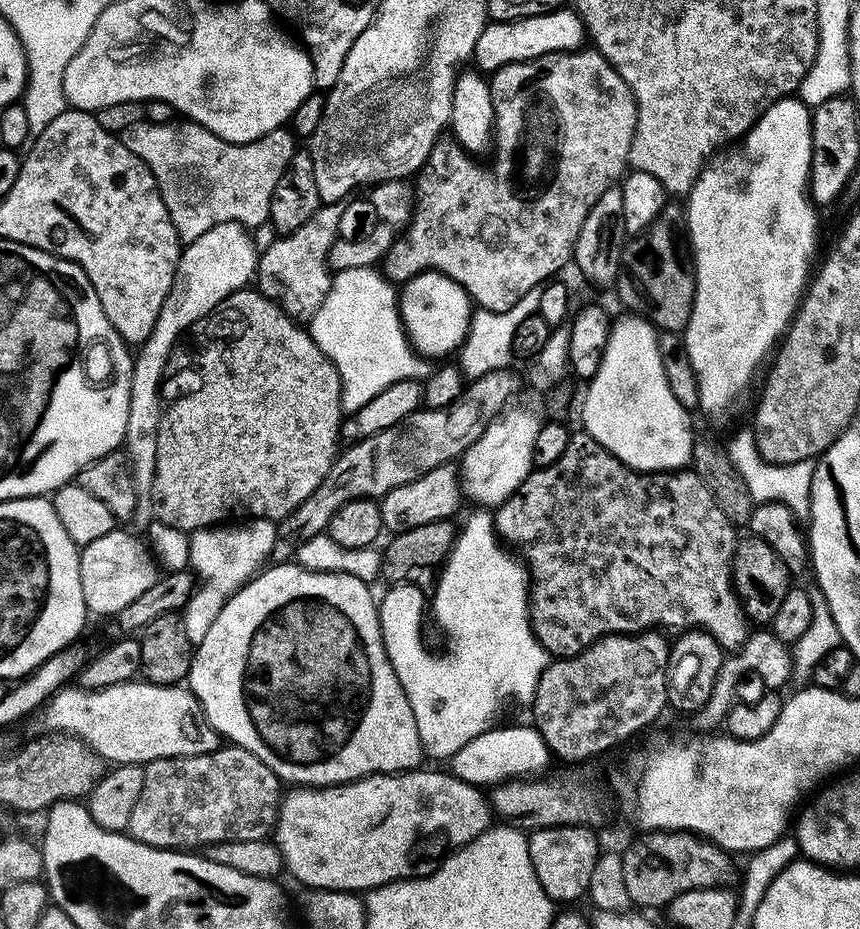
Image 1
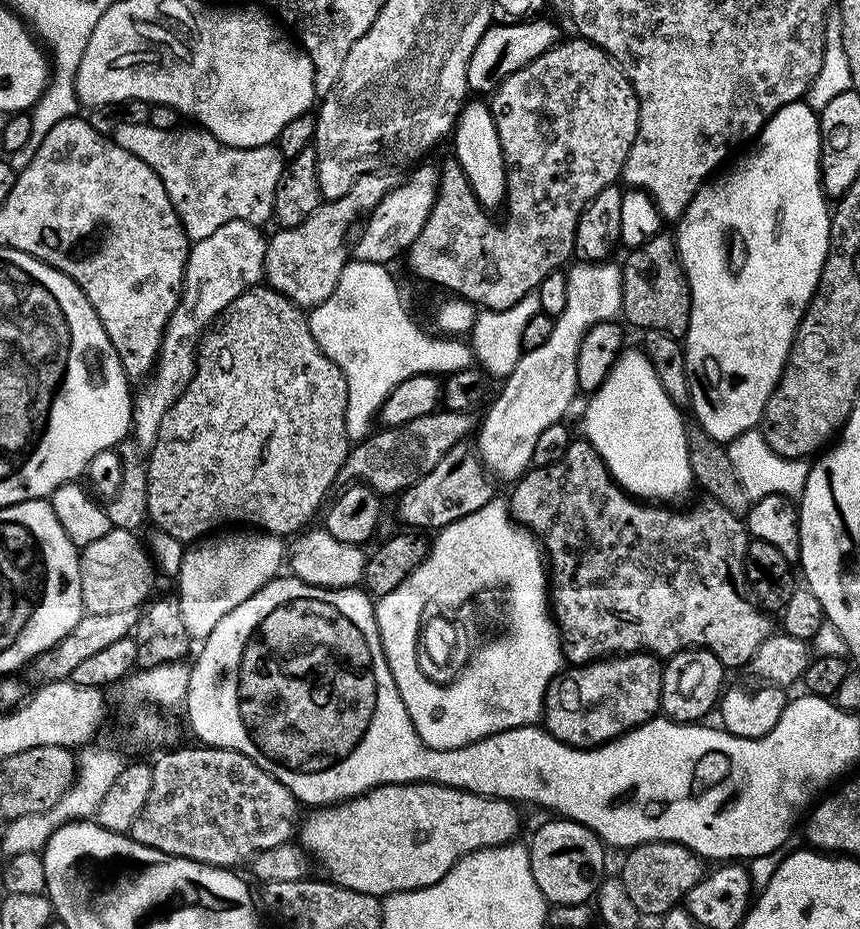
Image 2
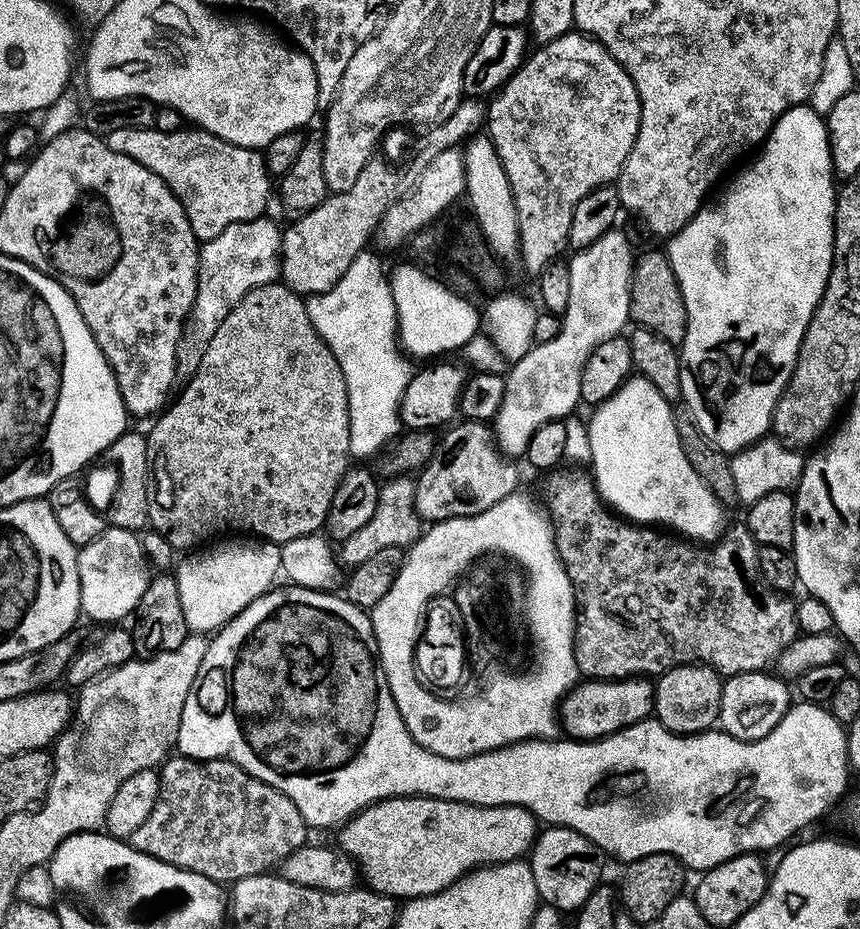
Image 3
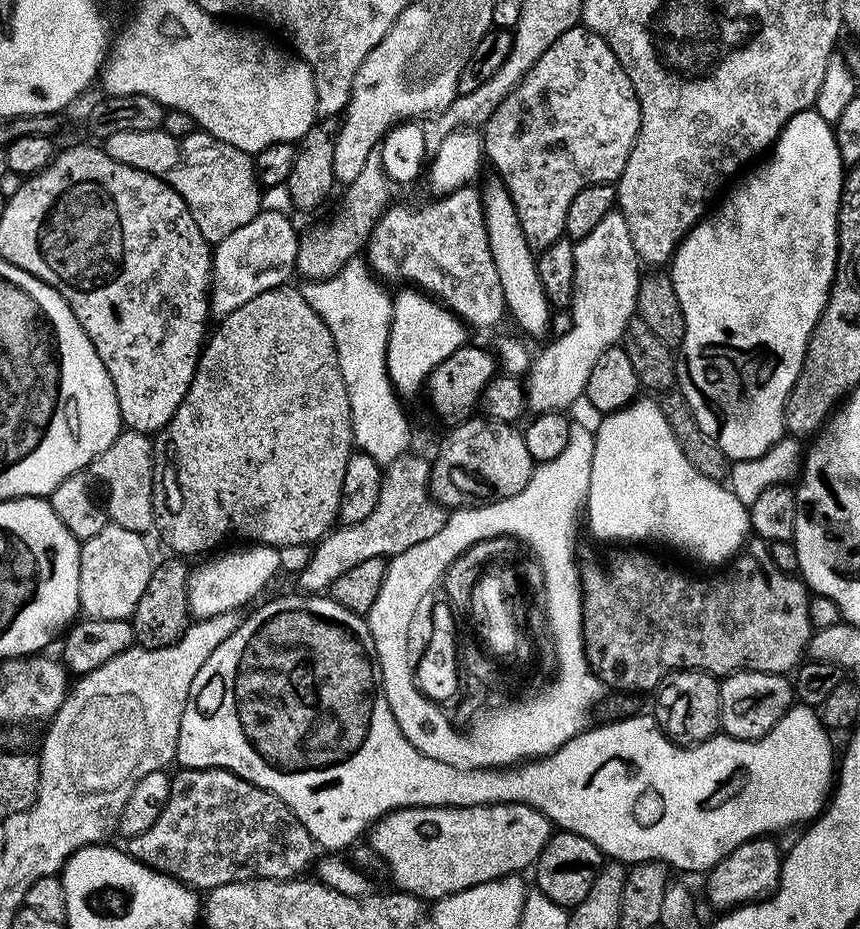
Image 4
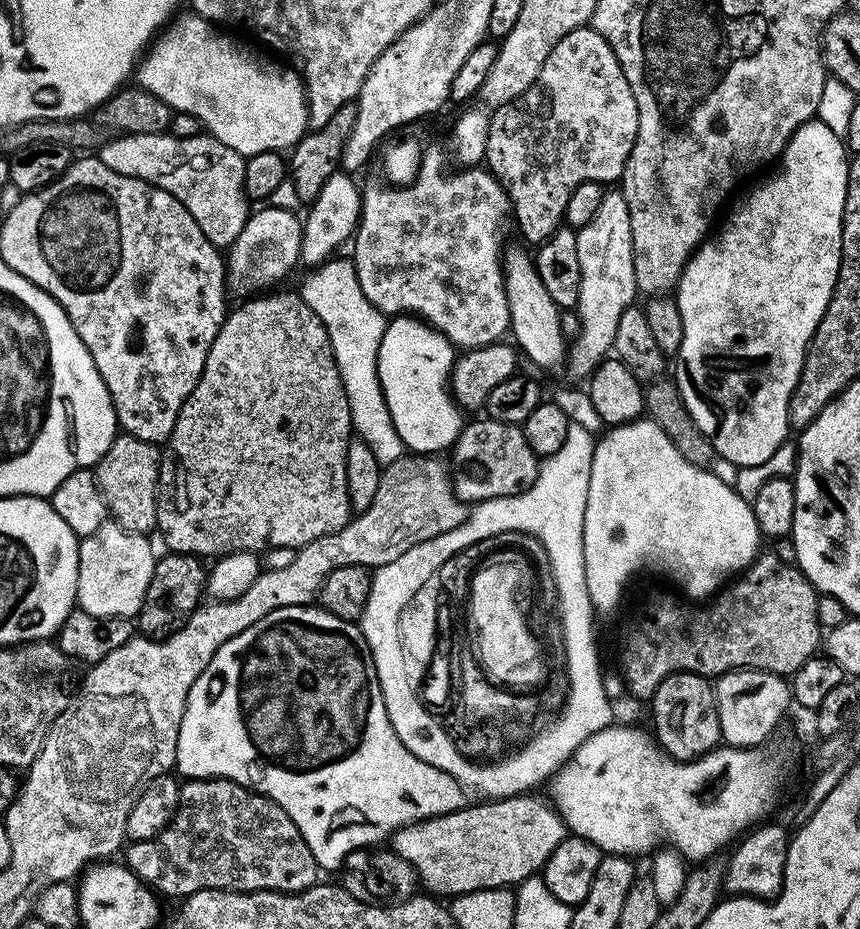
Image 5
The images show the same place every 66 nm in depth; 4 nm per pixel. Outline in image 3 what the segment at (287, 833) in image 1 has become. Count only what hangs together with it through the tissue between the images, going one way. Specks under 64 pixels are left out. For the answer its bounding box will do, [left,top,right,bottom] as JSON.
[338,796,538,902]

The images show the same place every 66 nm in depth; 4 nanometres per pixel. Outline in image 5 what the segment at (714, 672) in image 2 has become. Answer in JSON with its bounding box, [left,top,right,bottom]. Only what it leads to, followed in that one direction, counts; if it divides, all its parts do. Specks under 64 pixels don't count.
[650,672,721,760]

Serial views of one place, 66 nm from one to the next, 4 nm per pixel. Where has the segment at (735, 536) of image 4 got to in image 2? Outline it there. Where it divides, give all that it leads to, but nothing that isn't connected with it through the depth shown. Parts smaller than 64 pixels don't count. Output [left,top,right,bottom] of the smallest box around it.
[584,350,693,502]

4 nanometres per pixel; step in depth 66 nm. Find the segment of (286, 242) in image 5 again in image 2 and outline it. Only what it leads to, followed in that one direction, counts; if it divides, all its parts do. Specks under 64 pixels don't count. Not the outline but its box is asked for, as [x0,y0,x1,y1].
[130,220,268,450]

